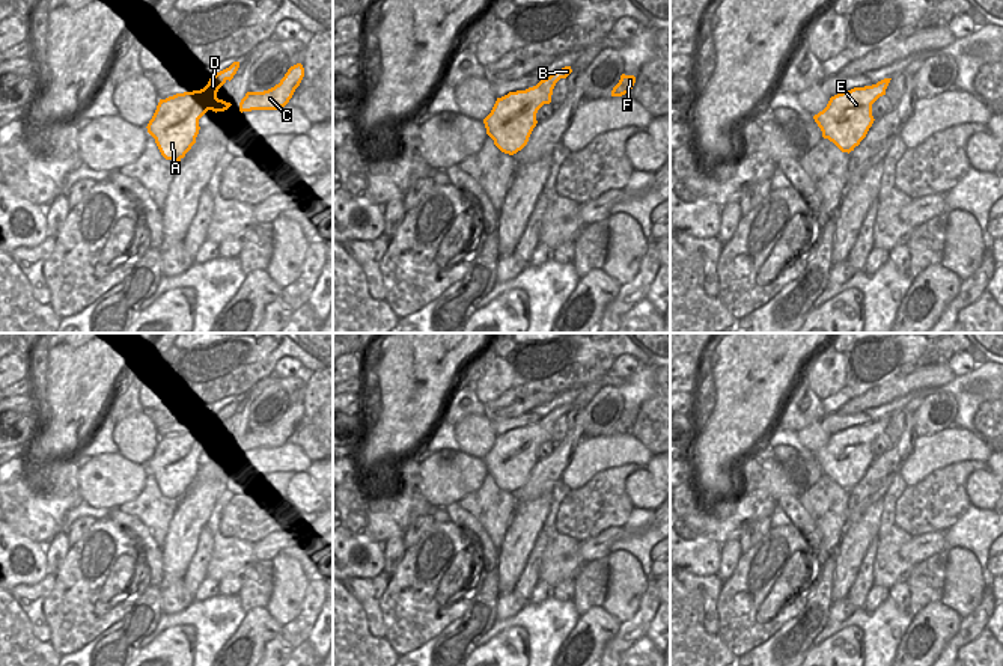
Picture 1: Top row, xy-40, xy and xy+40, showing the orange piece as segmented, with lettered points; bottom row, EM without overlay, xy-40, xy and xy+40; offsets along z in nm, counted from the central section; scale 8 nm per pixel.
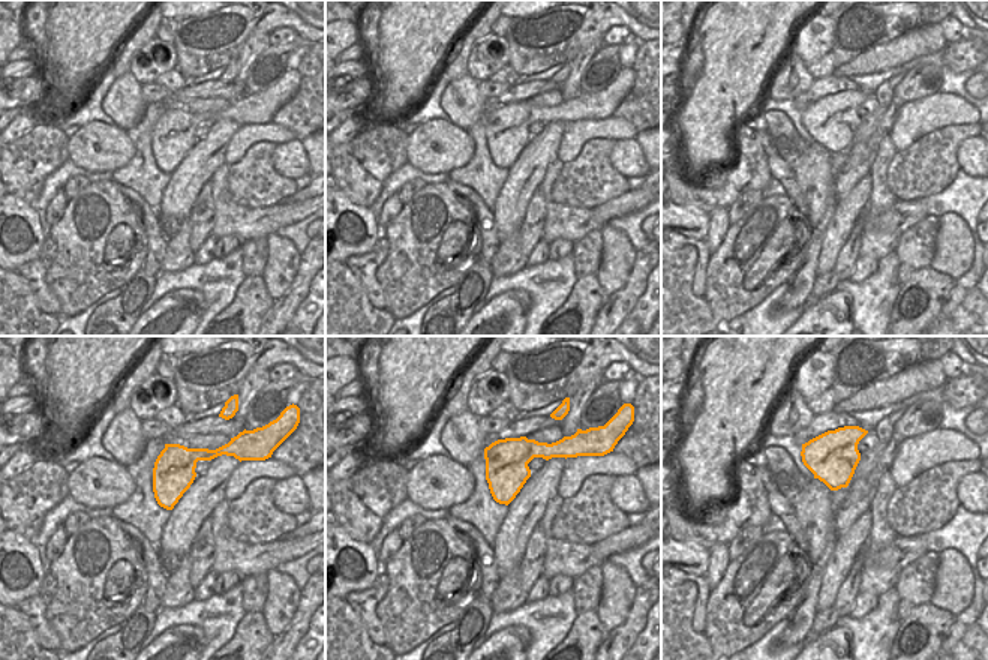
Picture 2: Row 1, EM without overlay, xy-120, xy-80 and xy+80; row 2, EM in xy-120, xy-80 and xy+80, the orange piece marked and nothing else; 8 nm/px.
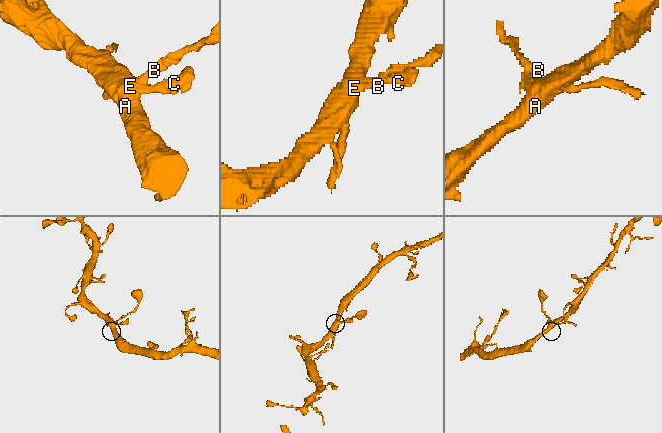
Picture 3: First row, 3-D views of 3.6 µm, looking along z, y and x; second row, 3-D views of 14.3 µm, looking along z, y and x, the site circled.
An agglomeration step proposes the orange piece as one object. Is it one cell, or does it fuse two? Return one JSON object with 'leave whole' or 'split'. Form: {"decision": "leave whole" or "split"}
{"decision": "leave whole"}

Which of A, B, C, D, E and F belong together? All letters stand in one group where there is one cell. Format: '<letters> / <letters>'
A B C D E F

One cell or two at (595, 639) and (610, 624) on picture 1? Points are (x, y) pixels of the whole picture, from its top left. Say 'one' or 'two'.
one

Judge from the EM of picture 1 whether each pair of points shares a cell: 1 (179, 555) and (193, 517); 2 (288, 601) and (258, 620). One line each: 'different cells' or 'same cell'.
1: same cell
2: different cells

